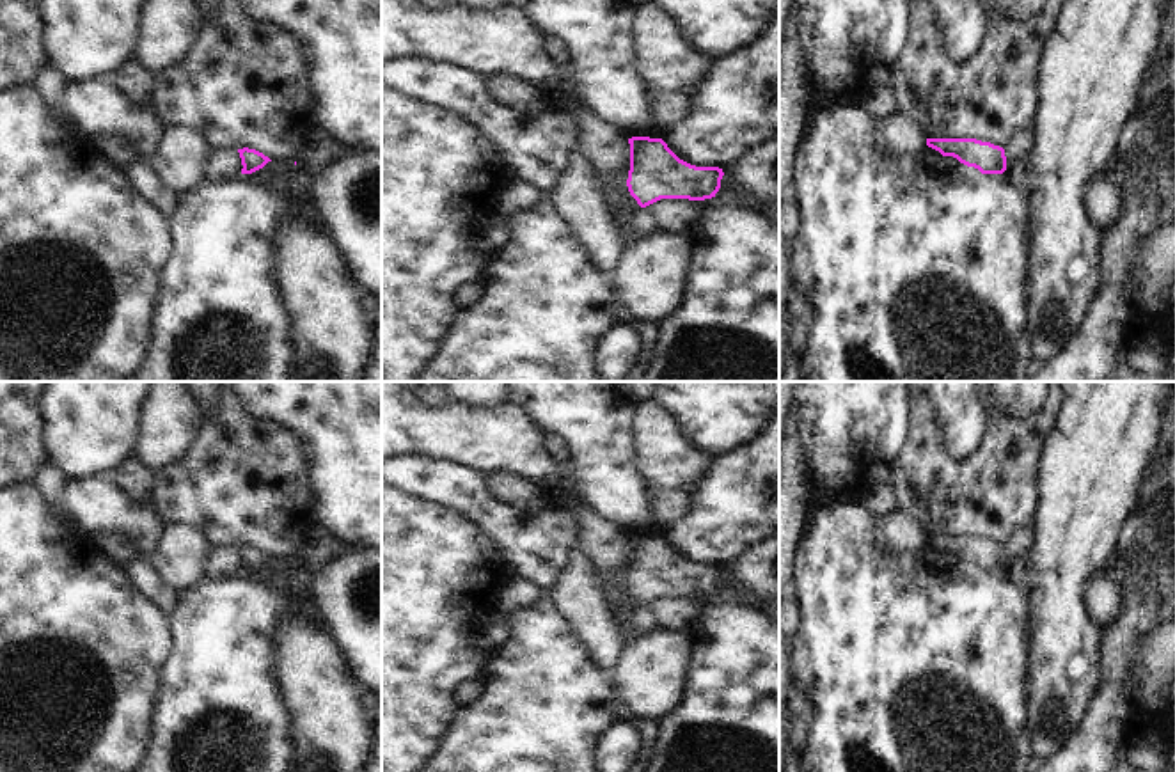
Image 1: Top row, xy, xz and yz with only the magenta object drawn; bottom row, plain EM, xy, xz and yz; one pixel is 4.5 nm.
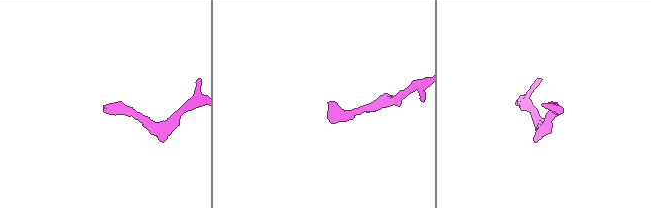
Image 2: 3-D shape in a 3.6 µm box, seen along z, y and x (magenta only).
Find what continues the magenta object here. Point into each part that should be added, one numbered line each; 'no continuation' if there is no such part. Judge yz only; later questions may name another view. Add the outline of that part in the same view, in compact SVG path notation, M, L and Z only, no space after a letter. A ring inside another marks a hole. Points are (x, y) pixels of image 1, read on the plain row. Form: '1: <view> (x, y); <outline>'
1: yz (1021, 542); M1035 520L1019 531L1015 531L1010 540L1003 545L1006 561L1012 561L1015 557L1026 555L1031 547L1033 547L1033 529L1035 529Z

